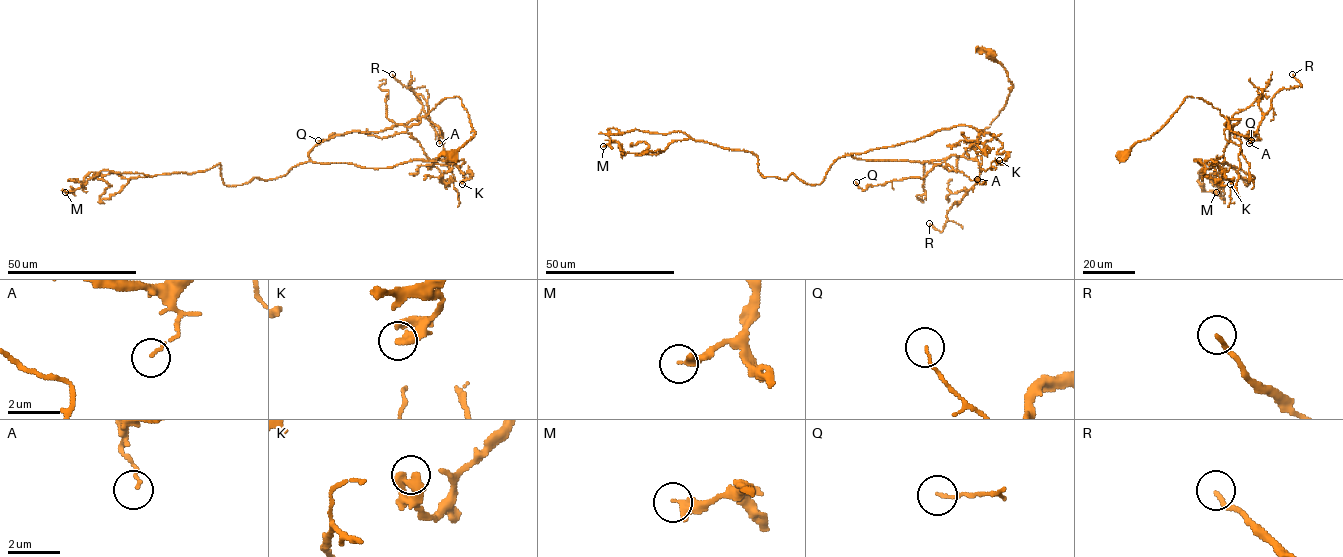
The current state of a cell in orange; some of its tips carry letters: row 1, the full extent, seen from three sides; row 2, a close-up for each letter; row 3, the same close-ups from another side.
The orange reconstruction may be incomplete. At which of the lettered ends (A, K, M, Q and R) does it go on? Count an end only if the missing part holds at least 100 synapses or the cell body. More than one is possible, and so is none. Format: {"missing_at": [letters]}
{"missing_at": []}

